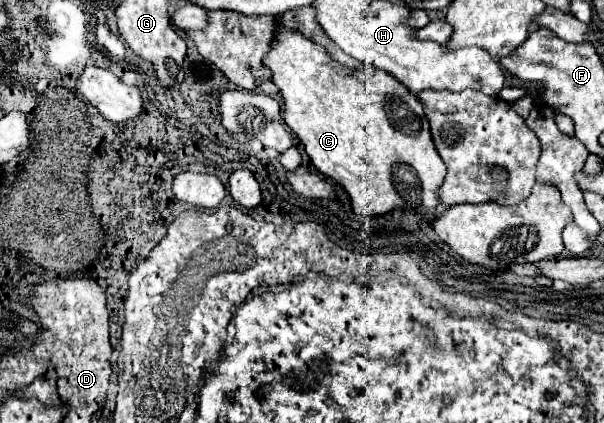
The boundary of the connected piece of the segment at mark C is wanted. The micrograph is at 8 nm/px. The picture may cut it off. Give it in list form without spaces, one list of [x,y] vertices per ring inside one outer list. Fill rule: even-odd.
[[[280,26],[272,38],[270,52],[264,56],[264,66],[272,70],[272,80],[284,98],[284,122],[304,144],[312,164],[322,174],[344,186],[352,198],[356,214],[376,216],[394,208],[410,208],[434,214],[434,208],[440,204],[436,190],[446,176],[446,166],[430,138],[430,126],[420,100],[408,92],[404,84],[384,70],[374,70],[374,74],[368,74],[364,70],[340,66],[336,60],[332,60],[332,56],[328,56],[324,48],[320,48],[320,44],[308,40],[304,34],[296,32],[296,28],[284,26]],[[402,164],[412,168],[412,180],[396,178],[396,170]]]

